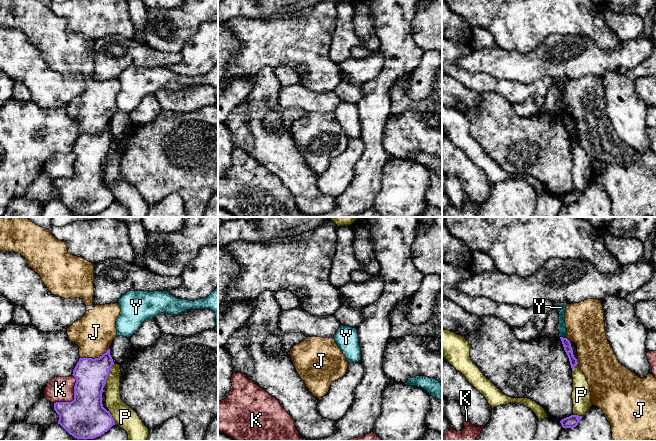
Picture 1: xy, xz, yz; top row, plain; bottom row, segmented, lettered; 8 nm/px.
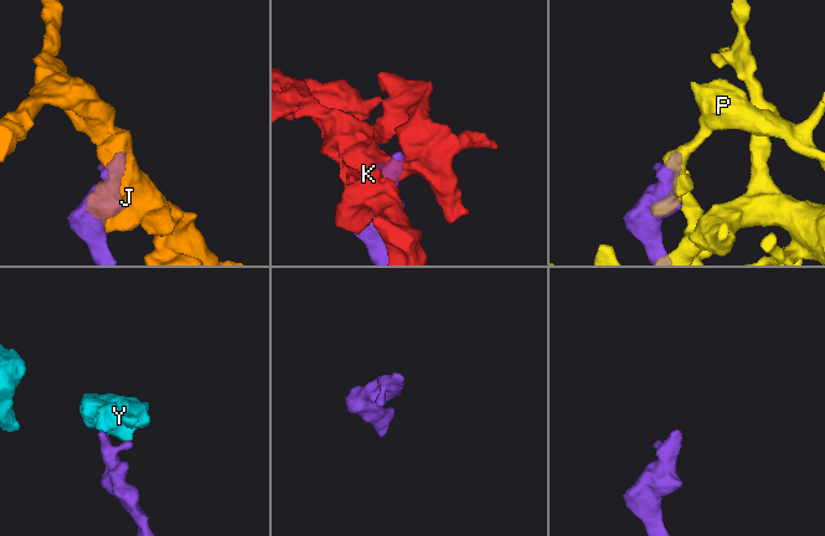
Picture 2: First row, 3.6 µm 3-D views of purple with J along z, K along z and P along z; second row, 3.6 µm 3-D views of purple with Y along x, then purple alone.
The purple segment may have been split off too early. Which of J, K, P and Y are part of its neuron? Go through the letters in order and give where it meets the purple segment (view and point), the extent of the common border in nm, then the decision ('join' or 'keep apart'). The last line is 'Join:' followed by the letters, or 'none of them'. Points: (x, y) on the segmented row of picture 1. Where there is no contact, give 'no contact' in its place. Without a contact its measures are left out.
J: xy (95, 358) | 260 nm | keep apart
K: xy (74, 396) | 280 nm | keep apart
P: xy (108, 373) | 180 nm | keep apart
Y: yz (562, 337) | 50 nm | keep apart
Join: none of them

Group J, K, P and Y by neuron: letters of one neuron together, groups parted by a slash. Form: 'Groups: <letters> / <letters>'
Groups: J / K / P / Y

